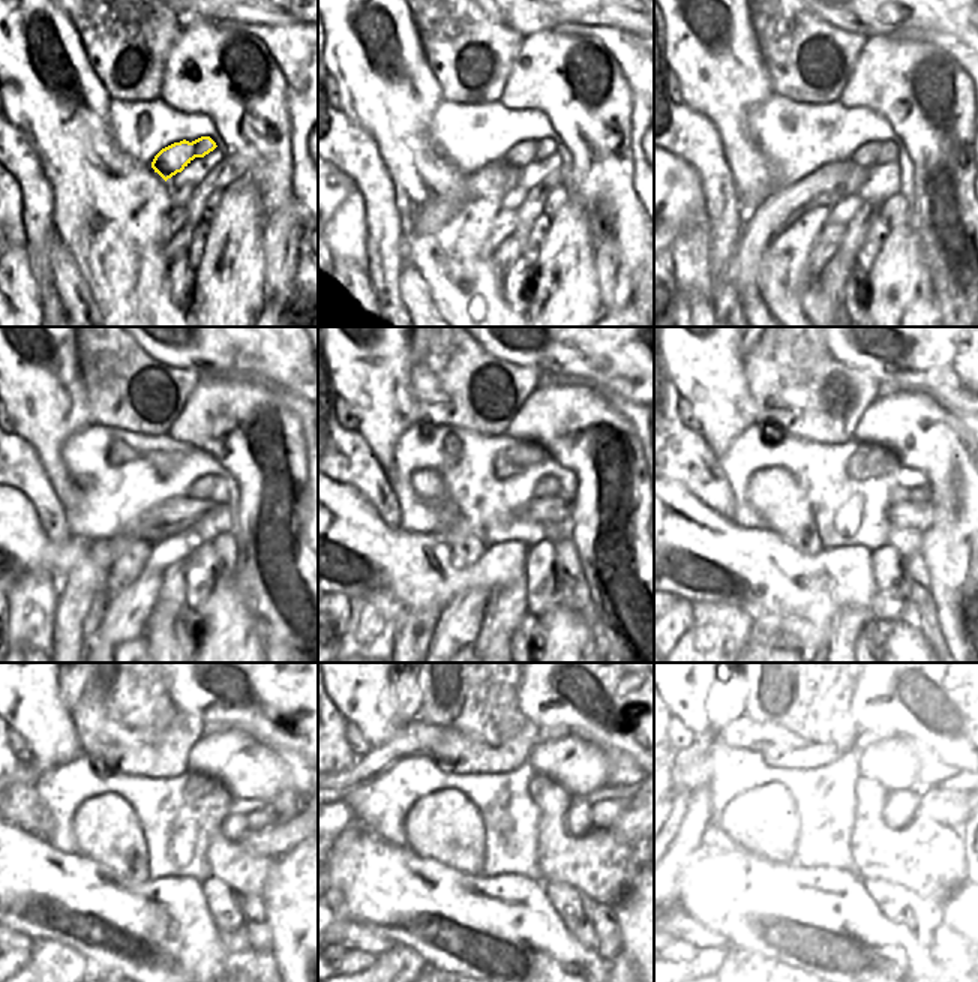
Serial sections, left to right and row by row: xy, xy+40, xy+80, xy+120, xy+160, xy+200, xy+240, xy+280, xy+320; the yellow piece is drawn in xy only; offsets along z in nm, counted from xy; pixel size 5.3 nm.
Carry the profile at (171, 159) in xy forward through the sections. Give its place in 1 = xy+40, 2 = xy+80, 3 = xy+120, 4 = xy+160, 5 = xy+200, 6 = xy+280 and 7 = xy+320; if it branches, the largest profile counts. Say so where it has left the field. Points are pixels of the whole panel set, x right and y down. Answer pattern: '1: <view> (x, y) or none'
1: xy+40 (528, 150)
2: xy+80 (884, 152)
3: xy+120 (212, 488)
4: xy+160 (548, 488)
5: xy+200 (899, 493)
6: xy+280 (579, 816)
7: xy+320 (920, 813)

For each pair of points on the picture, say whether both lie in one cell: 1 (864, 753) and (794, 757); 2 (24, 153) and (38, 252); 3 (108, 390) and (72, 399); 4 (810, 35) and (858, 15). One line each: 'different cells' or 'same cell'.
1: same cell
2: same cell
3: different cells
4: different cells

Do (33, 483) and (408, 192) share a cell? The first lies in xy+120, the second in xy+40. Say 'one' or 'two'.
two

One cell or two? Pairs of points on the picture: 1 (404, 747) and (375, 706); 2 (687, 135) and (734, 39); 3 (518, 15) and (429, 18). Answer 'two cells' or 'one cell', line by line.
1: two cells
2: two cells
3: two cells

